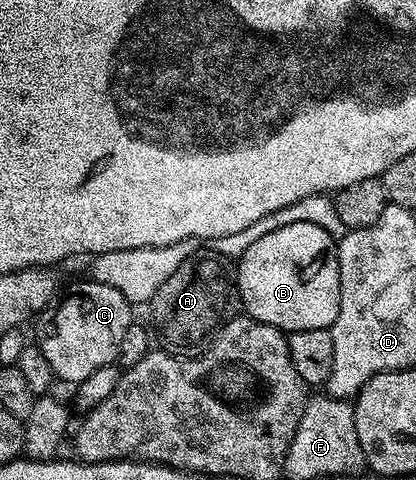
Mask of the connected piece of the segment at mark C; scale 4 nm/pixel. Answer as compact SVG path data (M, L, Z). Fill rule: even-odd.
M92 280L84 281L75 283L65 295L62 293L56 299L55 305L46 306L36 319L36 322L38 321L37 339L35 339L37 349L43 352L54 375L60 381L62 378L63 381L72 382L72 384L87 380L97 369L110 365L116 359L119 340L131 324L131 318L129 318L131 303L125 299L123 292L115 292L115 288L107 284L99 284Z

